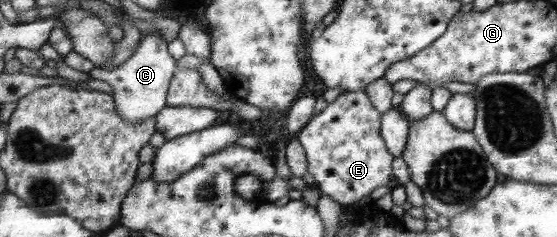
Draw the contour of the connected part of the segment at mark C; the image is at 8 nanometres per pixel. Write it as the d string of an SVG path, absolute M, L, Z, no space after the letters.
M148 33L139 41L134 53L118 67L107 71L89 69L88 79L100 79L112 88L114 107L121 119L127 123L140 123L154 117L165 106L169 83L176 70L176 60L167 52L164 38L155 33Z

